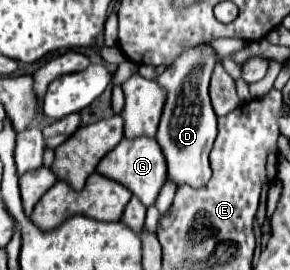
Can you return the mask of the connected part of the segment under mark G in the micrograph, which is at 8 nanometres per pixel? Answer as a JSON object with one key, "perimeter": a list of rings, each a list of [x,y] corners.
{"perimeter":[[[137,137],[133,141],[121,139],[121,143],[113,151],[109,151],[109,155],[105,155],[105,159],[101,159],[101,163],[97,165],[97,173],[121,183],[131,193],[135,193],[135,197],[145,207],[149,207],[155,203],[155,199],[167,179],[167,163],[165,163],[163,151],[155,139],[149,139],[149,137]]]}

